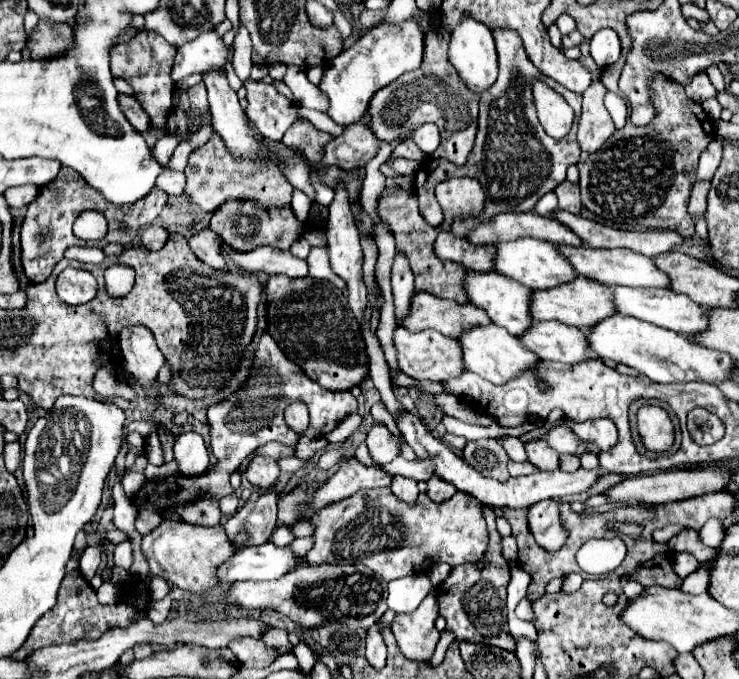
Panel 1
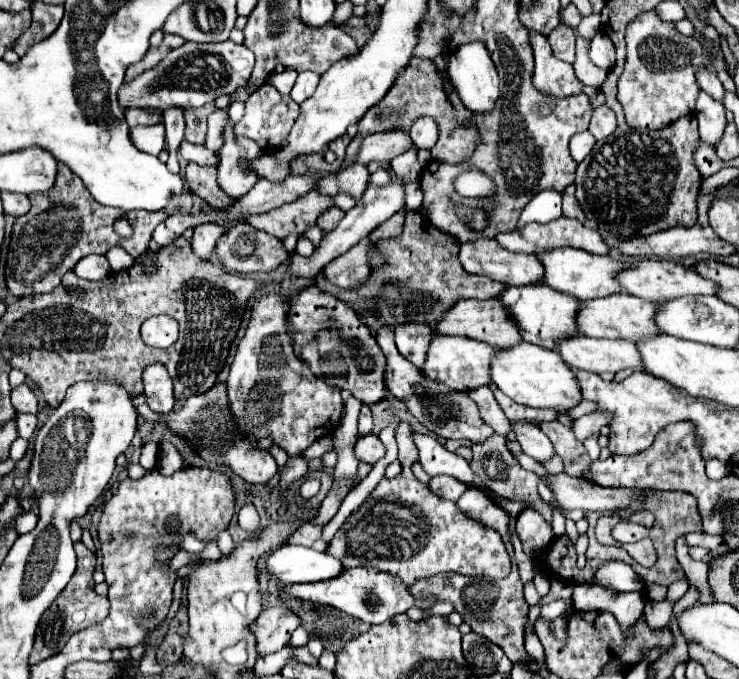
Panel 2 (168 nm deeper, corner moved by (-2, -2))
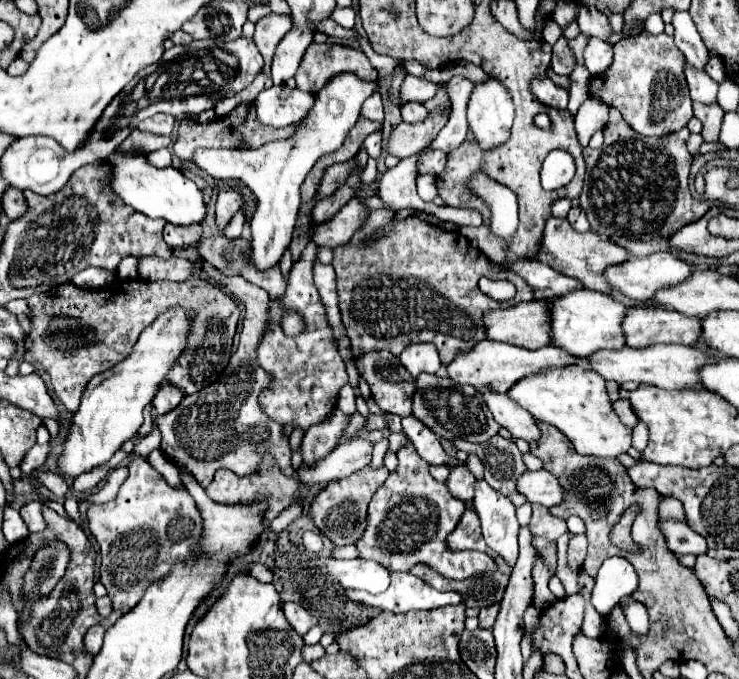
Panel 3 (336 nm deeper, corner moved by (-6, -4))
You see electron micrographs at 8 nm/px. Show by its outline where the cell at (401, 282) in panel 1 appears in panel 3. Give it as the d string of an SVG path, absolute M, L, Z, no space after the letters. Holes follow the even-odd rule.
M411 344L407 346L407 350L401 352L399 360L413 378L419 376L419 372L435 374L441 368L435 344Z

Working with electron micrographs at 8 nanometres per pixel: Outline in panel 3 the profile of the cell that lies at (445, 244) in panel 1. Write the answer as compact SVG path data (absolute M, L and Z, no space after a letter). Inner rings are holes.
M519 260L519 262L511 264L509 270L517 272L535 290L537 300L565 296L565 292L583 288L583 284L579 280L559 274L553 268L549 268L547 264L541 264L535 260Z

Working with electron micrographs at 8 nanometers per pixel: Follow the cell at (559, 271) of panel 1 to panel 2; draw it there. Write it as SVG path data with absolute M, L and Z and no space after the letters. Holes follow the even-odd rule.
M577 248L541 250L537 258L539 258L539 262L543 262L543 268L545 268L545 274L543 274L539 284L545 284L553 290L571 294L579 300L623 292L623 288L615 280L615 272L625 268L625 262L621 262L621 260L613 260L609 256L595 256L595 254L589 254L585 250L577 250Z

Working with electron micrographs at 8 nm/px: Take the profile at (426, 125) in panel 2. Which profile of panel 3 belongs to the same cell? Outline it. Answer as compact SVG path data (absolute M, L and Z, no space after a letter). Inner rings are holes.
M409 102L401 108L401 116L405 122L421 122L427 118L427 108L423 108L423 104L419 102Z

